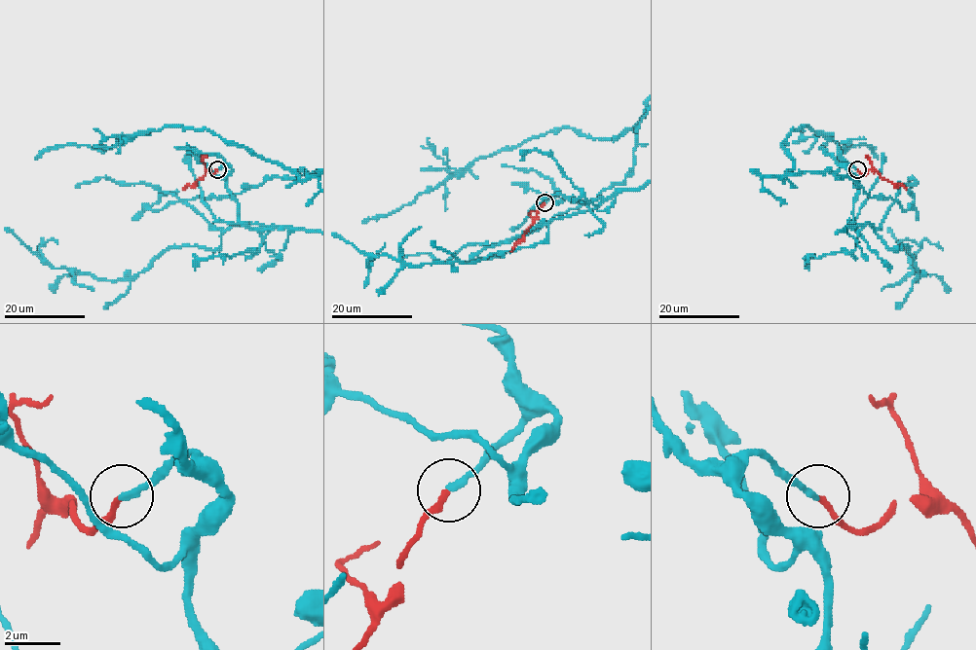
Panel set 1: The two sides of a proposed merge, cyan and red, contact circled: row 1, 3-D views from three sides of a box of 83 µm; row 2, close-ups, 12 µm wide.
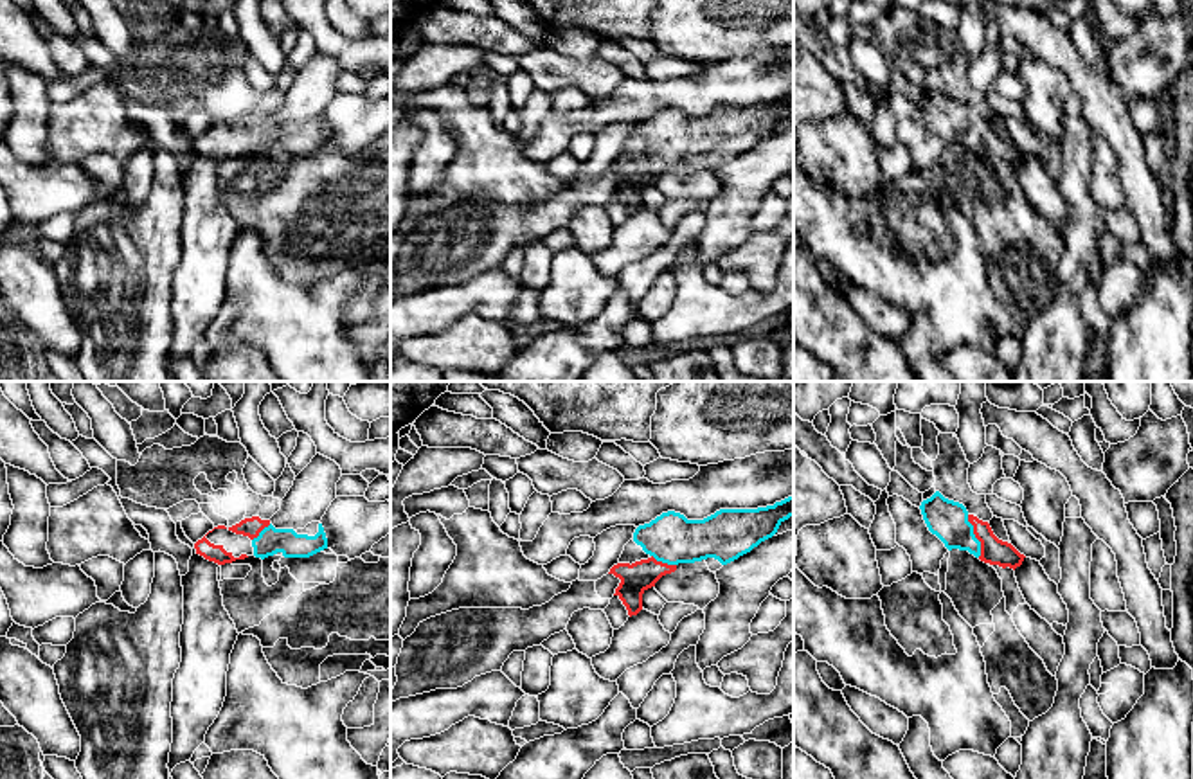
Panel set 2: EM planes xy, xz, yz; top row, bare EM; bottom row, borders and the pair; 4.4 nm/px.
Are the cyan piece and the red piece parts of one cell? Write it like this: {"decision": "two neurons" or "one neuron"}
{"decision": "one neuron"}

